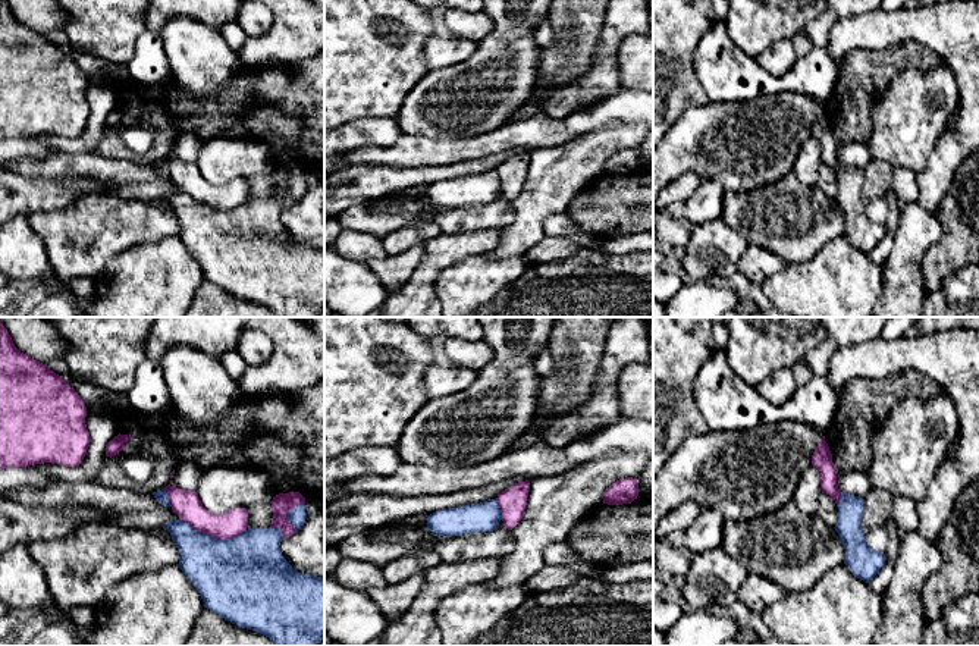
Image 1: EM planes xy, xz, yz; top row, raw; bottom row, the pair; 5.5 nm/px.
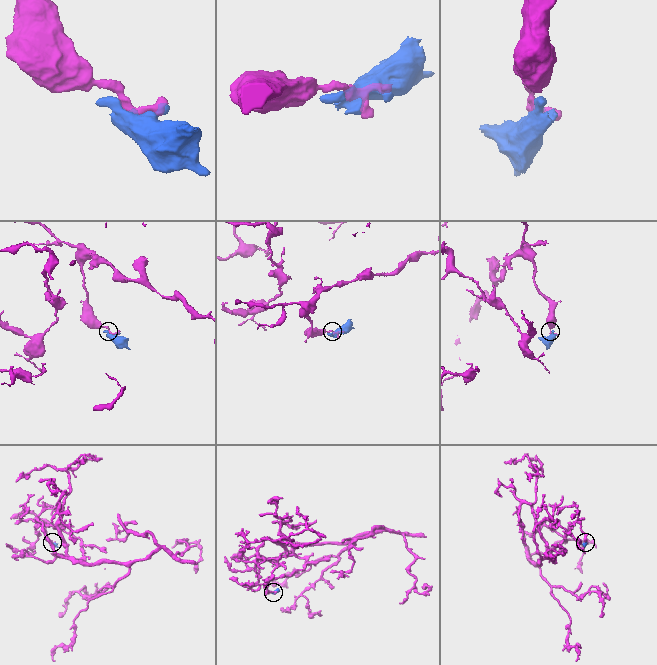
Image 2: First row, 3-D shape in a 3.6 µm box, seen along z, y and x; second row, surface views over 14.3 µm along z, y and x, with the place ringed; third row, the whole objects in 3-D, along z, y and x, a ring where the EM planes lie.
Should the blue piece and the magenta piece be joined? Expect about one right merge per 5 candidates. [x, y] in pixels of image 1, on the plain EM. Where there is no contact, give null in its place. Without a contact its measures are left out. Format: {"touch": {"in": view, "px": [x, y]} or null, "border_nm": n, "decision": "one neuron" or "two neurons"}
{"touch": {"in": "xy", "px": [212, 207]}, "border_nm": 380, "decision": "two neurons"}

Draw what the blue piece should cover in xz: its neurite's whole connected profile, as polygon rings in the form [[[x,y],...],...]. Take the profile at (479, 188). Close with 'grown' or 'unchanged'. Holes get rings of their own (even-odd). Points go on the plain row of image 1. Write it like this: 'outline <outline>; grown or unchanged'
outline [[[496,170],[448,179],[427,186],[427,201],[443,208],[493,203],[502,191]]]; unchanged

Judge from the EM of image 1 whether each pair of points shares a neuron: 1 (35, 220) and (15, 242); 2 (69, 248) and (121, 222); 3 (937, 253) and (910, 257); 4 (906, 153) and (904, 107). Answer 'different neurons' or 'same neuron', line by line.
1: different neurons
2: same neuron
3: different neurons
4: same neuron

